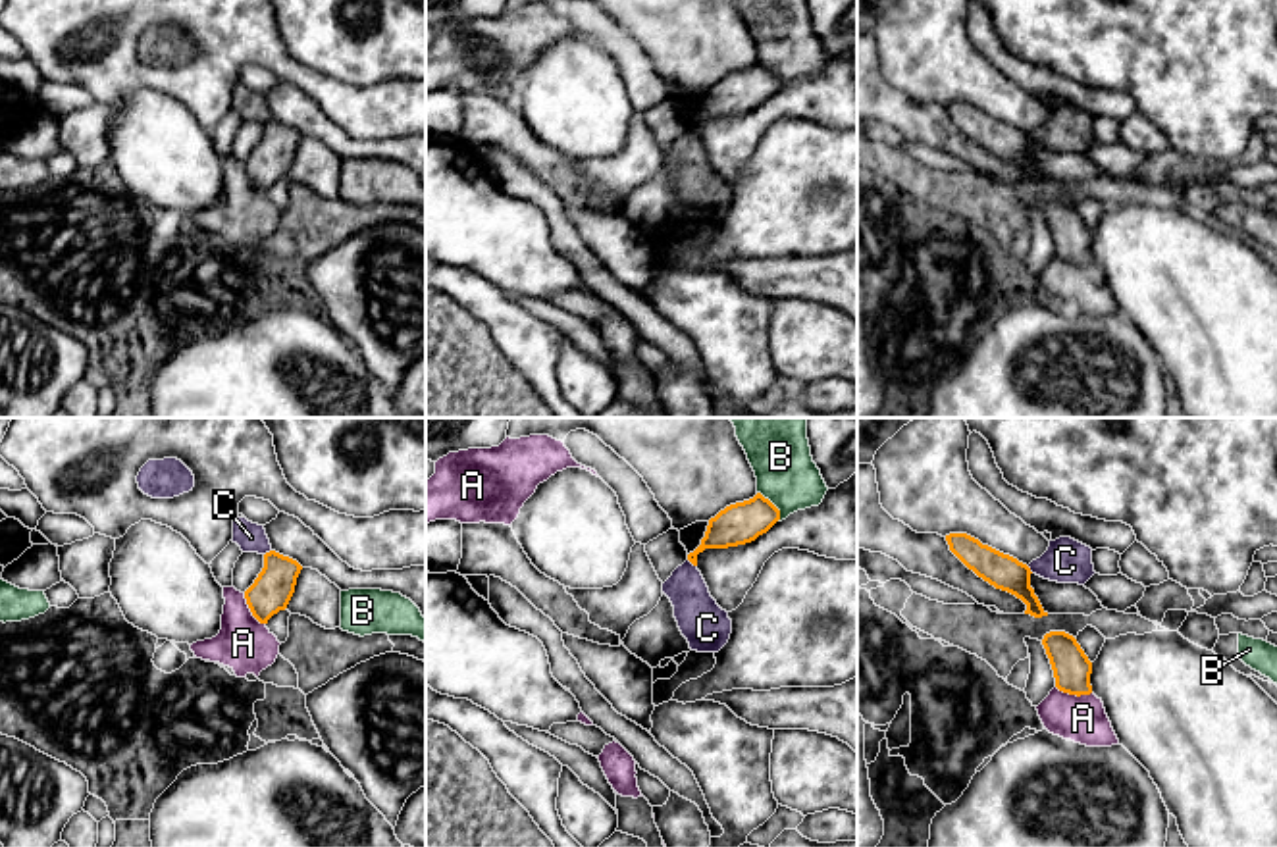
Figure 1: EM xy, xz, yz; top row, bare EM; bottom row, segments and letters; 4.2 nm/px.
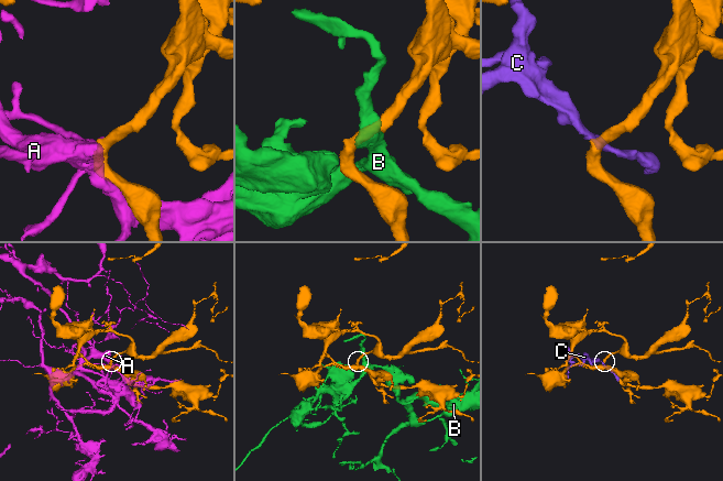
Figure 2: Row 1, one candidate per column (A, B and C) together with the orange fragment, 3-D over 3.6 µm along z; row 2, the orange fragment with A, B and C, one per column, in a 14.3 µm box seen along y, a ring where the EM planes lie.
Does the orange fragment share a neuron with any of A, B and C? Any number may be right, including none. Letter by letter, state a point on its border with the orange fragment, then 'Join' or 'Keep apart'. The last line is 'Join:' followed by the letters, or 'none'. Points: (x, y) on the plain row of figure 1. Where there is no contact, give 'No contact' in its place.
A: Touches orange at yz (1073, 262). Keep apart
B: Touches orange at xz (773, 74). Keep apart
C: Touches orange at xz (692, 131). Join
Join: C

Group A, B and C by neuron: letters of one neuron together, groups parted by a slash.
A / B / C

